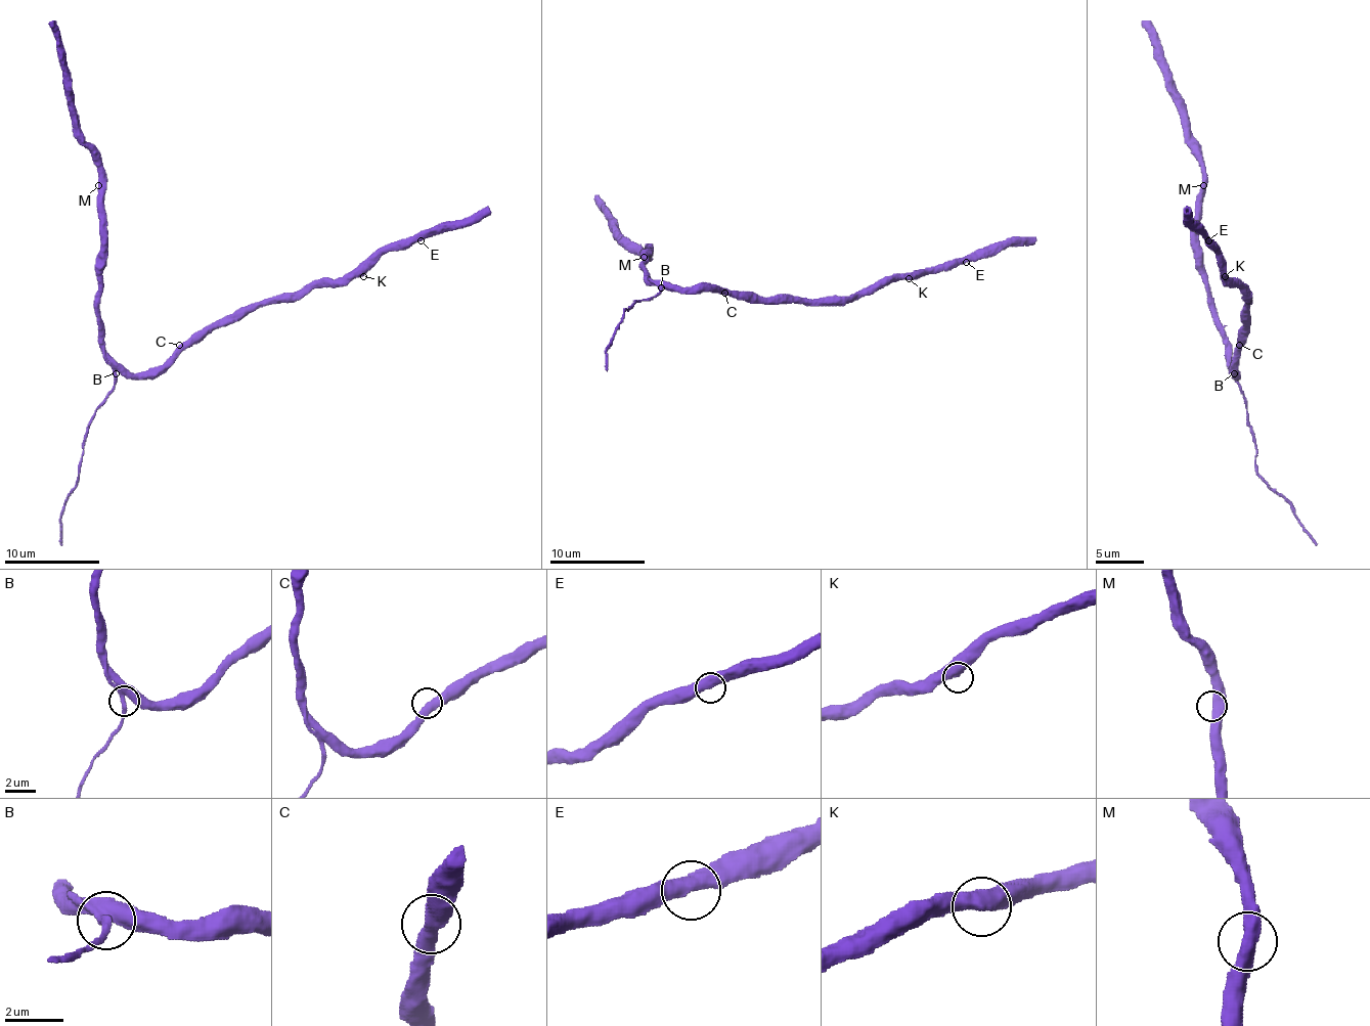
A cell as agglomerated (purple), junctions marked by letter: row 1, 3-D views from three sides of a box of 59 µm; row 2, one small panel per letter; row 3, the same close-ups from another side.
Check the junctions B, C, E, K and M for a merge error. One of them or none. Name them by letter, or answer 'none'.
none

